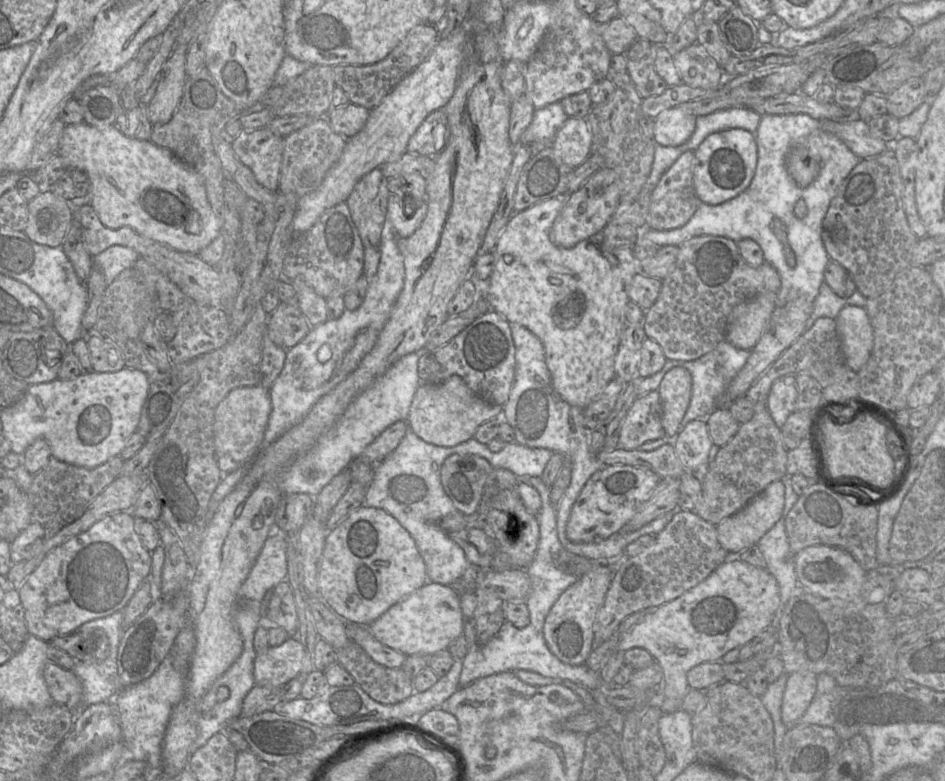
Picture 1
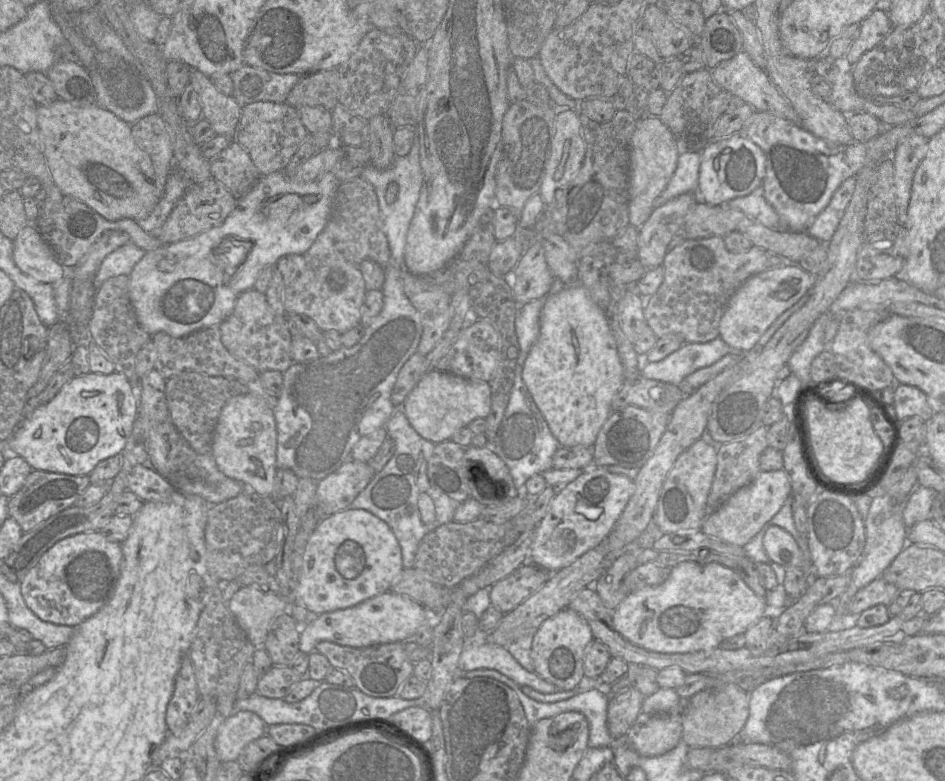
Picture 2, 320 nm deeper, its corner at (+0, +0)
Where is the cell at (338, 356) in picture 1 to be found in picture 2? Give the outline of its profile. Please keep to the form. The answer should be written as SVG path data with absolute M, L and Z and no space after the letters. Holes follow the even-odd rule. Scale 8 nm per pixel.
M418 133L407 155L396 156L393 164L386 169L367 164L362 168L360 176L375 189L383 219L383 231L391 253L384 268L383 307L365 328L356 345L342 347L315 360L293 362L282 373L282 389L274 407L277 468L290 469L298 478L310 478L316 482L350 461L354 445L363 436L385 427L396 411L391 402L391 394L398 373L417 352L422 334L420 314L405 295L401 278L406 236L423 182ZM390 183L397 183L399 192L394 202L387 203L385 195Z

